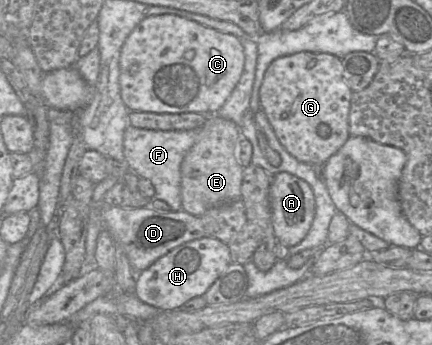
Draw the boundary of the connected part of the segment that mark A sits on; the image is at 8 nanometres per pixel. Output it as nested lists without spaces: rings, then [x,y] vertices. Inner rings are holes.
[[[290,173],[272,176],[270,185],[270,210],[273,233],[282,244],[290,248],[299,244],[309,232],[315,216],[315,197],[310,185]]]

